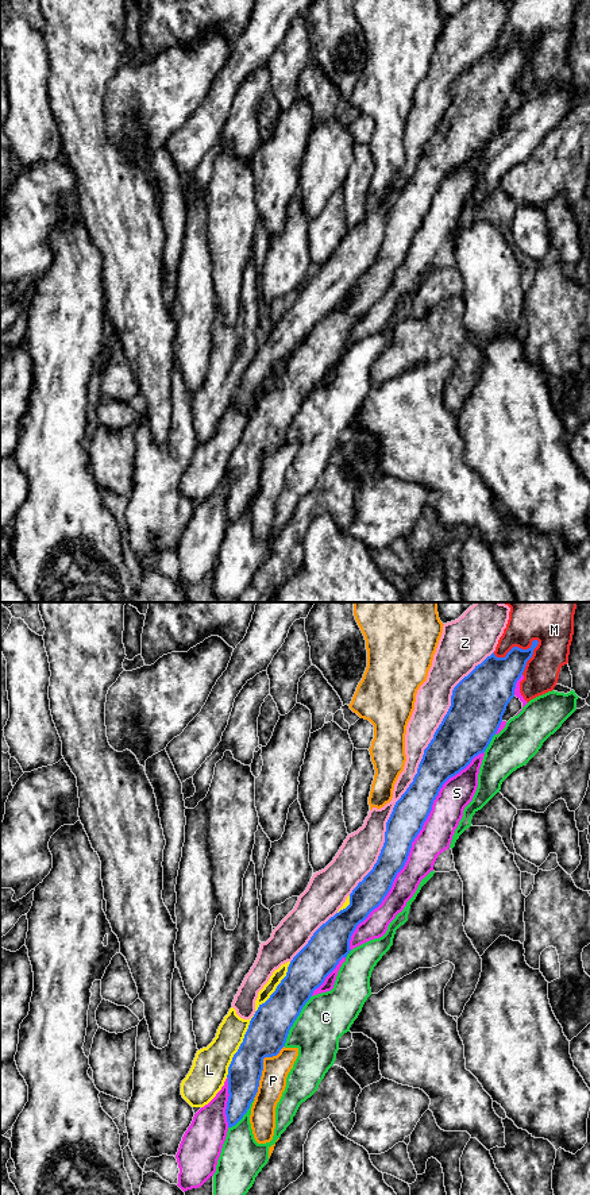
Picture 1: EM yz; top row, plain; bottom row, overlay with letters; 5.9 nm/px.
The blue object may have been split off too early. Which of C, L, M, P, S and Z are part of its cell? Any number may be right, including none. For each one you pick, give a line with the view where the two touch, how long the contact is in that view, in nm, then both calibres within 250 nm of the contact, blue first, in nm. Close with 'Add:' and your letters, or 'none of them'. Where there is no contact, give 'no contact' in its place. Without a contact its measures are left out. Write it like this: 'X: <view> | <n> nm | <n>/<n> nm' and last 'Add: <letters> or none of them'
Z: yz | 1700 nm | 260/170 nm
Add: Z

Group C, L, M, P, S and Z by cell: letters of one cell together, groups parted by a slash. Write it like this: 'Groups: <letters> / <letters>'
Groups: C S / L / M / P / Z

